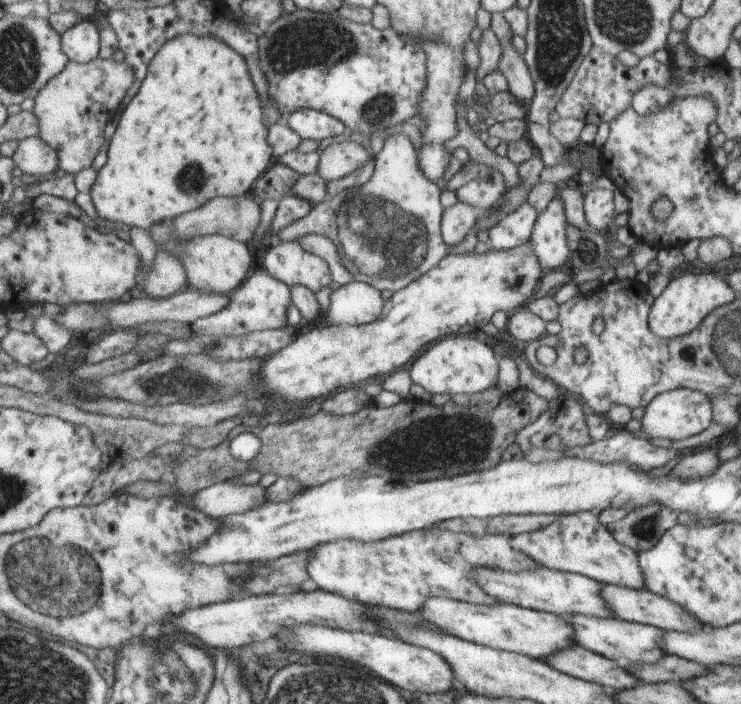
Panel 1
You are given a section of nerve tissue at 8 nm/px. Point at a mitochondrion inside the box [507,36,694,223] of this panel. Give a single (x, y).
(602, 85)

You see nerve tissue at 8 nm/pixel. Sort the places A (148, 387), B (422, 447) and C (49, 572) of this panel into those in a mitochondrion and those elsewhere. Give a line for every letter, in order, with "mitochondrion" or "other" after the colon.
A: mitochondrion
B: mitochondrion
C: mitochondrion

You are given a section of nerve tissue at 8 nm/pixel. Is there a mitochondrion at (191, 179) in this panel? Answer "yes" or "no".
yes

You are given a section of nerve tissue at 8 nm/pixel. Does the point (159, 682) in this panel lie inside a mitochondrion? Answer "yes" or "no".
yes

